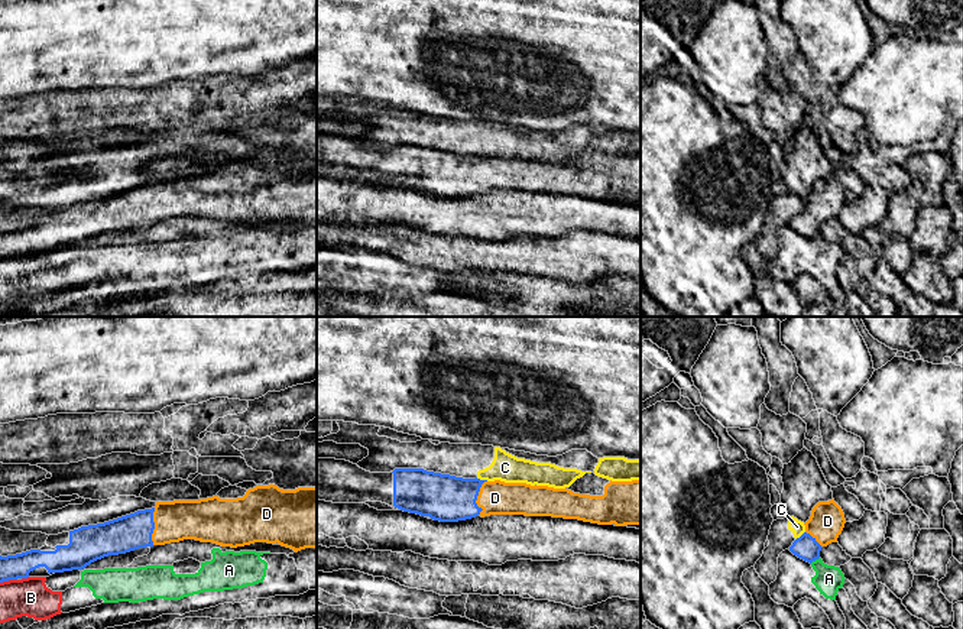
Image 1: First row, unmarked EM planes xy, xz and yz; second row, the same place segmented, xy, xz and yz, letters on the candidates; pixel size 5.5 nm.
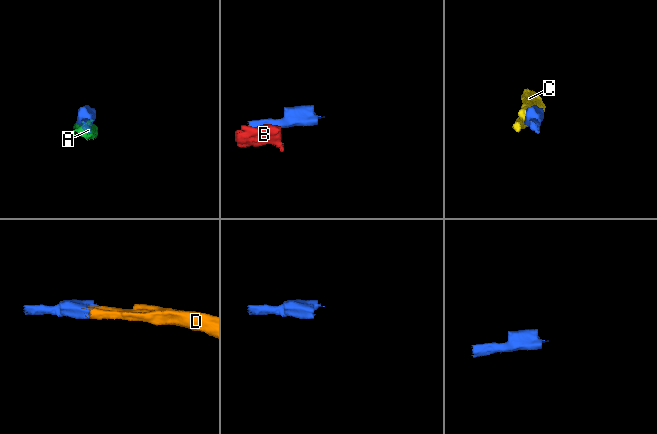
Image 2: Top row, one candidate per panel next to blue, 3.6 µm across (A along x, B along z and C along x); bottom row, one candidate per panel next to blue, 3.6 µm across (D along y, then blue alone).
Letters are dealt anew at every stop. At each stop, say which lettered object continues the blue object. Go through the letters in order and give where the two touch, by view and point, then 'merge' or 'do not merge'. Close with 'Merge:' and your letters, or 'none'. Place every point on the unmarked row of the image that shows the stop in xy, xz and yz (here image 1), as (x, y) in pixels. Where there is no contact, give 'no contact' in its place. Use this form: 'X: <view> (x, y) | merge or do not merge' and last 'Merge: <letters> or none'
A: yz (814, 236) | do not merge
B: xy (25, 253) | do not merge
C: xz (482, 156) | do not merge
D: xz (476, 174) | merge
Merge: D

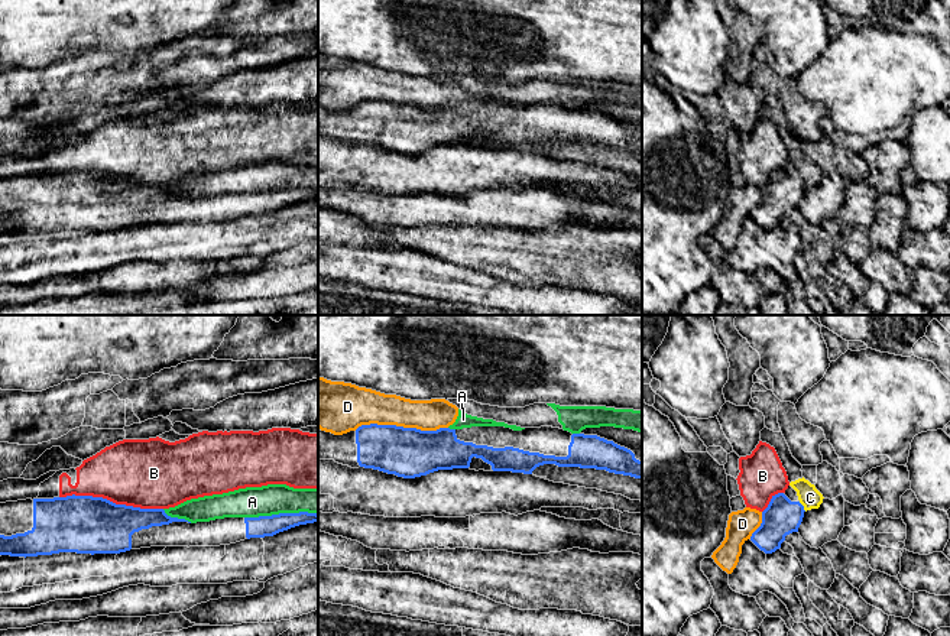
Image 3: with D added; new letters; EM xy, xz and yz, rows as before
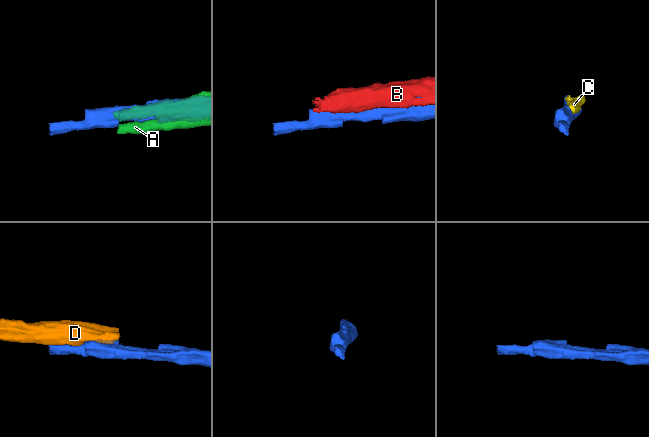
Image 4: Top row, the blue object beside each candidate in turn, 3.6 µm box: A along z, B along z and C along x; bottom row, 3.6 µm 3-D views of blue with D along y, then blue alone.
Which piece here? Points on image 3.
A: xy (281, 190) | do not merge
B: xy (112, 178) | do not merge
C: yz (803, 182) | do not merge
D: xz (401, 103) | do not merge
Merge: none

